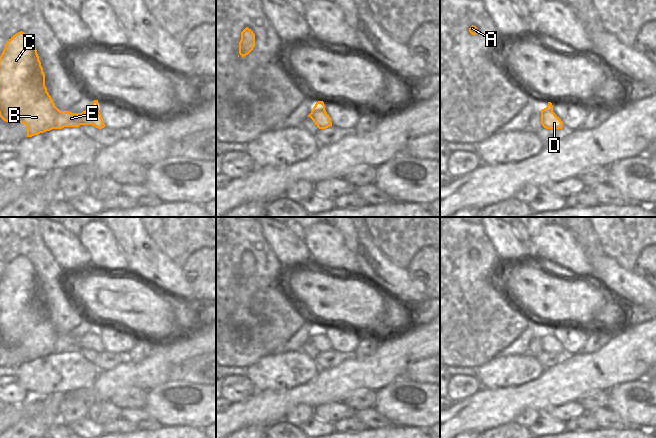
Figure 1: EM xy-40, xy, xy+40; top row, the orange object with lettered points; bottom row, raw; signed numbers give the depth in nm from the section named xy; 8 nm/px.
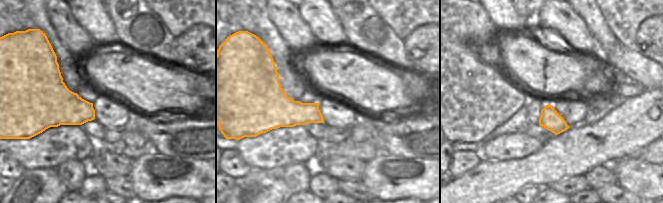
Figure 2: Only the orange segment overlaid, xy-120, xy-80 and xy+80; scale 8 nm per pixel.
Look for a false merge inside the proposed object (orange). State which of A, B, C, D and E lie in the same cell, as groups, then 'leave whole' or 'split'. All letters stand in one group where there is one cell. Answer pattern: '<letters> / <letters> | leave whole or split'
A B C D E | leave whole

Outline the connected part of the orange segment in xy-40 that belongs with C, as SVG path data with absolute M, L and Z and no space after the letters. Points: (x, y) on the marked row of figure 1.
M22 31L7 41L0 56L0 117L8 123L24 123L27 126L27 137L64 127L105 127L99 112L98 100L94 100L82 113L60 111L55 106L45 86L45 74L35 44L31 37Z

